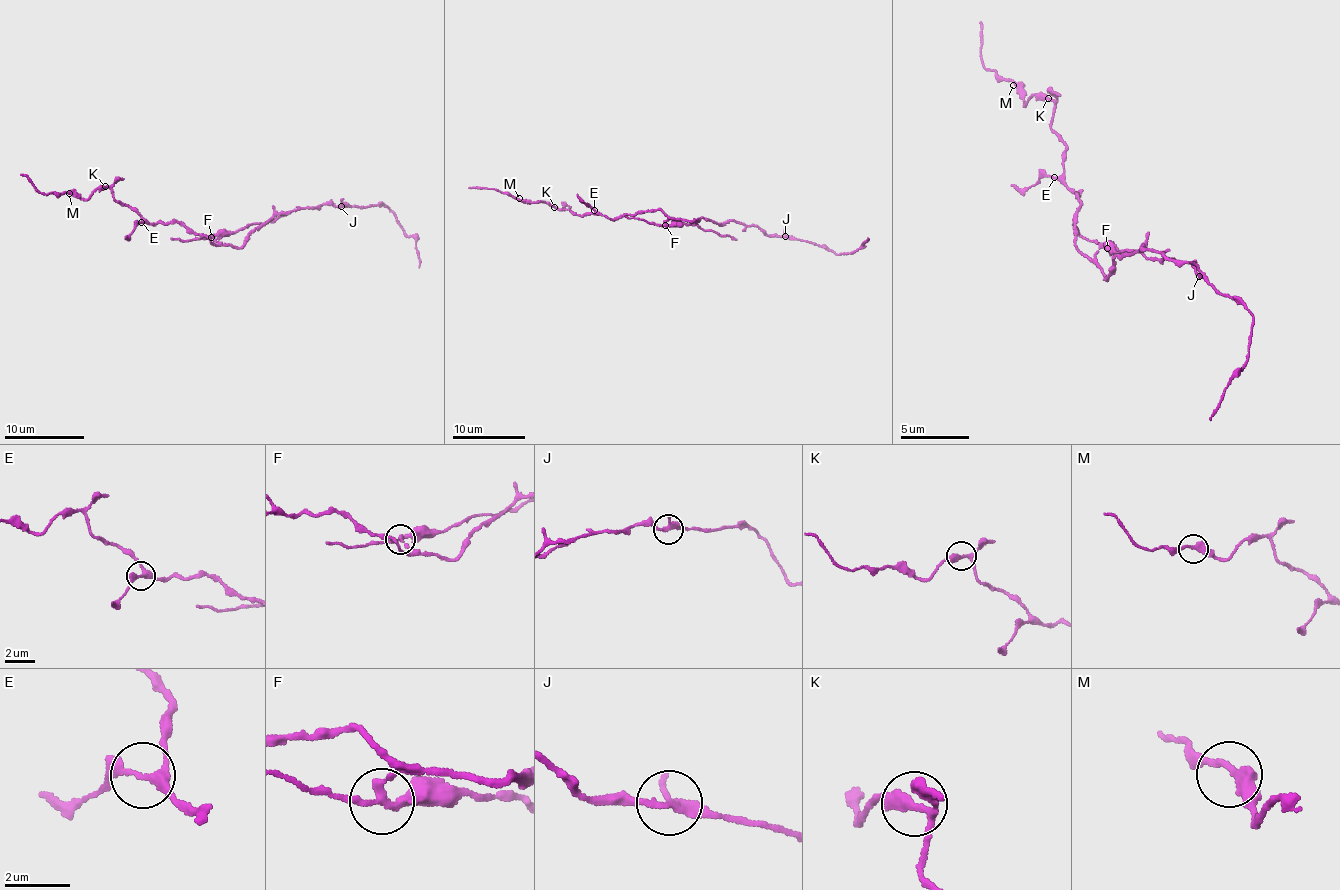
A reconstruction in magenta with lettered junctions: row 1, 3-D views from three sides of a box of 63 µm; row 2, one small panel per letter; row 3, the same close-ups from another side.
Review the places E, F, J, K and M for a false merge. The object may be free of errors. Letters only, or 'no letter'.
F

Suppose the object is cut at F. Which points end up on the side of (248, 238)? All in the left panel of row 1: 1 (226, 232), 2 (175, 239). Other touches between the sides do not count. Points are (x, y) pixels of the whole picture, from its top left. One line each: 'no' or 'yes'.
1: no
2: no

